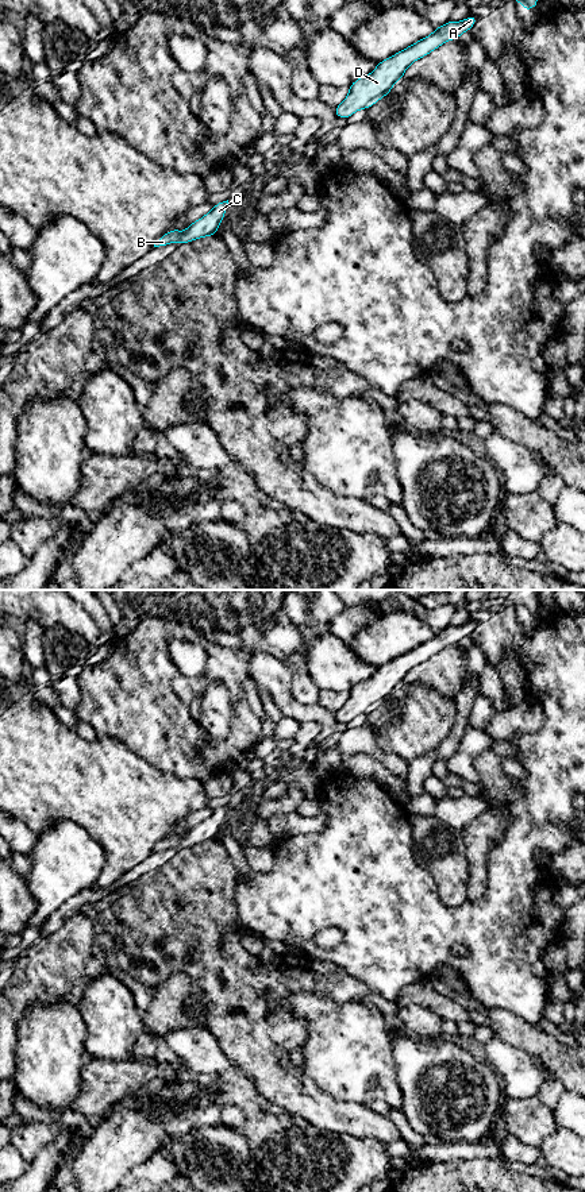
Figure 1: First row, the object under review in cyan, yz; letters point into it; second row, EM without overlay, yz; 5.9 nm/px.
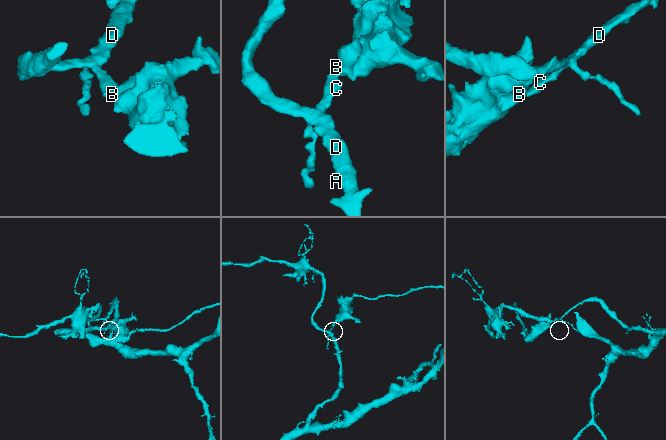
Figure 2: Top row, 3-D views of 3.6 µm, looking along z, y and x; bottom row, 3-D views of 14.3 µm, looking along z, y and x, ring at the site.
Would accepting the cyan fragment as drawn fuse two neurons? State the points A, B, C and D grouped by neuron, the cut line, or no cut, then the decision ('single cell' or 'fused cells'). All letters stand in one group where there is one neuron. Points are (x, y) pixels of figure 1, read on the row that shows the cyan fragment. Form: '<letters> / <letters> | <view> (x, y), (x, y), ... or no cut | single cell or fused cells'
A C D / B | yz (181, 232), (177, 240) | fused cells

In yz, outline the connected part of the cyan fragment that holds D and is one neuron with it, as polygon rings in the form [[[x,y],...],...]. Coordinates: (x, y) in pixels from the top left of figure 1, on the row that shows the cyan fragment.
[[[474,15],[461,22],[449,20],[435,27],[428,36],[378,62],[372,73],[357,78],[350,85],[346,99],[334,109],[334,113],[347,120],[357,111],[373,107],[390,93],[393,85],[404,77],[405,70],[415,61],[428,55],[443,43],[458,39],[463,32],[472,30],[477,20]]]

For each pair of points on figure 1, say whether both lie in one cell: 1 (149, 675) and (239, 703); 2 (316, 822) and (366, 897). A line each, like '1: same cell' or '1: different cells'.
1: same cell
2: different cells

